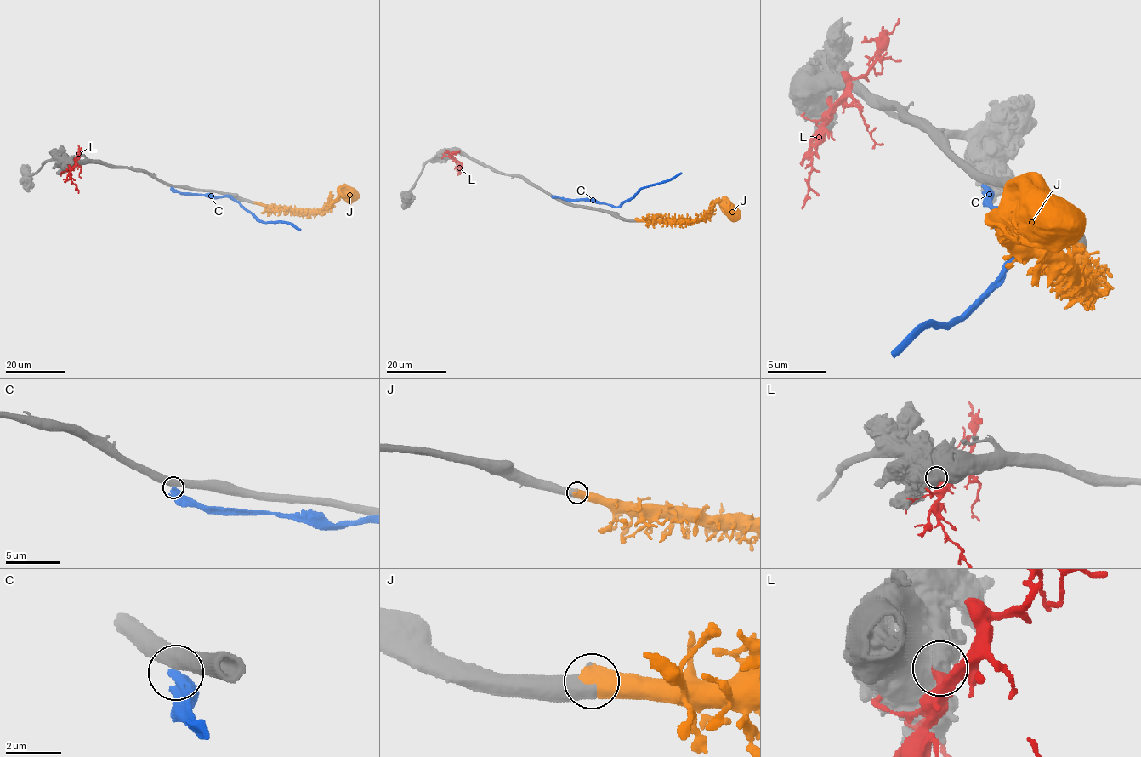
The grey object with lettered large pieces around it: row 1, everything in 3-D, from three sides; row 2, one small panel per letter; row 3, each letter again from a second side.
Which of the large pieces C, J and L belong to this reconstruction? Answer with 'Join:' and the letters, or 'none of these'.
Join: J

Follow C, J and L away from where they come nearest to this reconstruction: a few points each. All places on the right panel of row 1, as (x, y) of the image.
C: (985, 184), (997, 214), (1009, 226), (1018, 223), (1027, 238), (991, 286), (952, 324), (926, 324), (893, 354)
J: (1077, 247), (1077, 264), (1083, 270), (1080, 280), (1033, 244), (1018, 244), (1009, 232), (1012, 223), (1074, 220)
L: (831, 101), (834, 107), (866, 71), (878, 45), (899, 18)

